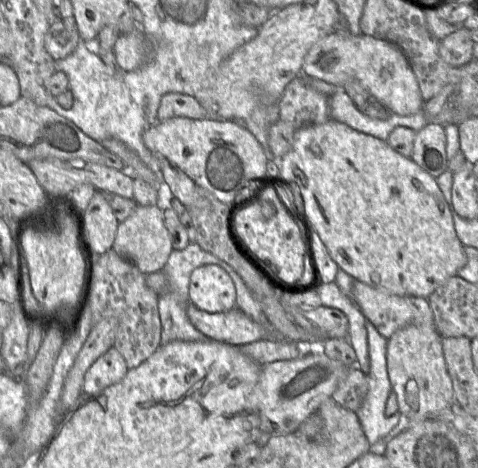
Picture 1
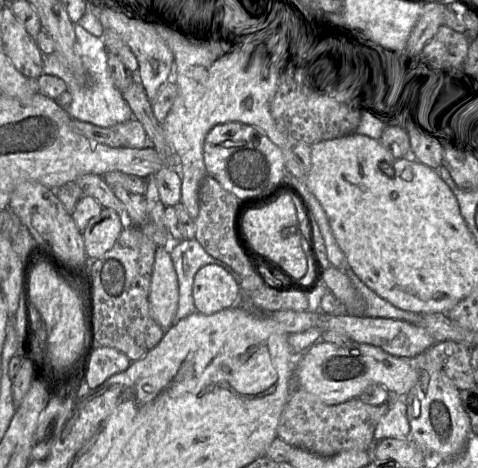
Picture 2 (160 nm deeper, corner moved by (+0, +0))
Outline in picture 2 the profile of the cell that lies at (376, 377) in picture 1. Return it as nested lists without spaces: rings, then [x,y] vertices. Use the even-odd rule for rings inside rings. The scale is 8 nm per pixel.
[[[391,394],[391,398],[384,404],[389,404],[389,409],[377,423],[374,431],[375,442],[386,438],[410,439],[410,425],[403,397]]]

